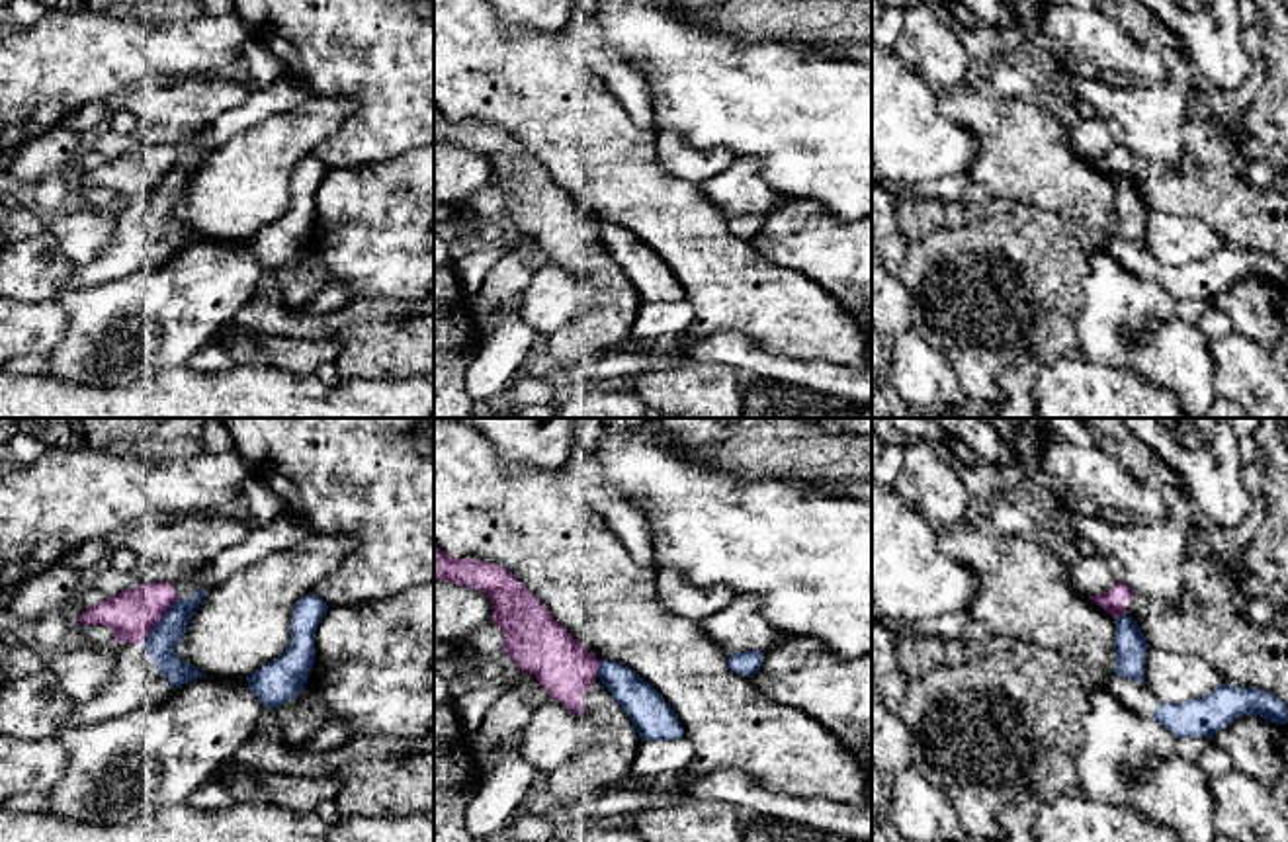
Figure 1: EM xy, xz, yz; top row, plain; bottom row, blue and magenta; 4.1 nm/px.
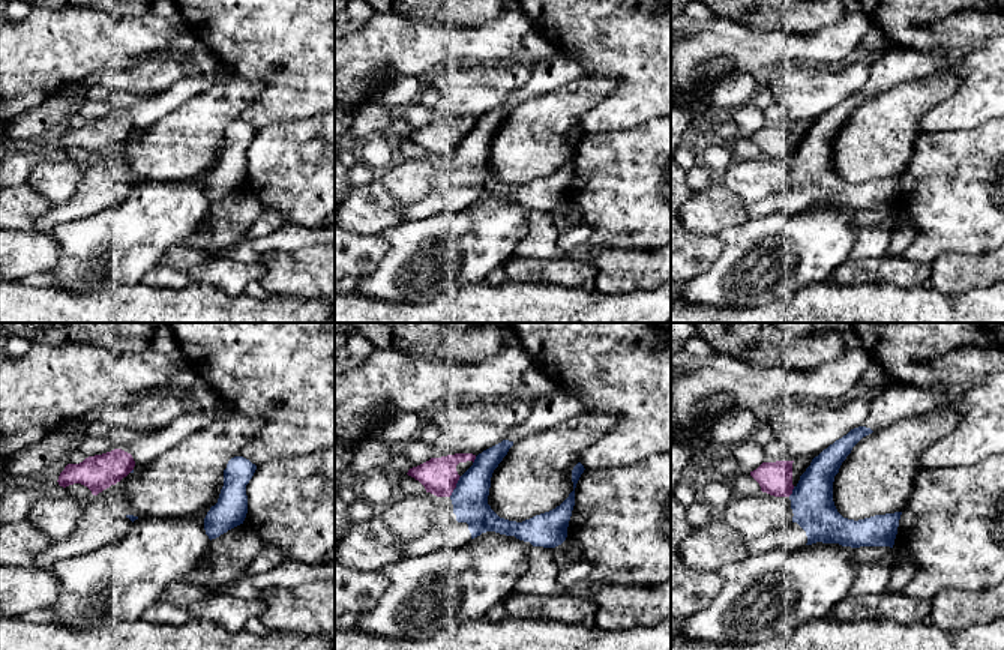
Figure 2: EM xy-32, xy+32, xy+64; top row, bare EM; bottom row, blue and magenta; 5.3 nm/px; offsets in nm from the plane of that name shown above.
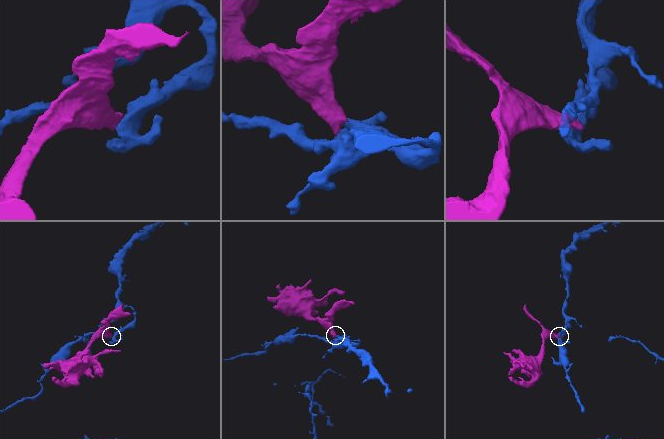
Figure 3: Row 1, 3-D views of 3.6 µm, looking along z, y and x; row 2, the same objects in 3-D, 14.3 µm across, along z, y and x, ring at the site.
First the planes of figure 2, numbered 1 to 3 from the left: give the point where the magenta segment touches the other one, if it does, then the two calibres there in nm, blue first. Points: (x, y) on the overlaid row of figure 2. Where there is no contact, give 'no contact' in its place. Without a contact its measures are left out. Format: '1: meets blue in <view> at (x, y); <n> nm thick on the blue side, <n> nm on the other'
1: no contact
2: meets blue in xy+32 at (456, 487); 190 nm thick on the blue side, 200 nm on the other
3: meets blue in xy+64 at (793, 491); 220 nm thick on the blue side, 180 nm on the other

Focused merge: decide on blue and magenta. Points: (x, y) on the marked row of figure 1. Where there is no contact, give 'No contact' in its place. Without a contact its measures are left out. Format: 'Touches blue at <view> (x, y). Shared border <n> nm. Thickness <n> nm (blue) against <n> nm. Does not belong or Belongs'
Touches blue at xy (159, 622). Shared border 240 nm. Thickness 130 nm (blue) against 200 nm. Does not belong

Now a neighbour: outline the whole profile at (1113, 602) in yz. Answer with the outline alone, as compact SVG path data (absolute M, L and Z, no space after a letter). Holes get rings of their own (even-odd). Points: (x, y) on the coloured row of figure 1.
M1192 549L1184 561L1184 594L1179 604L1138 596L1120 580L1104 594L1091 596L1114 619L1130 615L1149 647L1206 660L1233 688L1257 688L1274 694L1288 707L1288 633L1284 627L1253 625L1237 594L1231 563L1214 549Z

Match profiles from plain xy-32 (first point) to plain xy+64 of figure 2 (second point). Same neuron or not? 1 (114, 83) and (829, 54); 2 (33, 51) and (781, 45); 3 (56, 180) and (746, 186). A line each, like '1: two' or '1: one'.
1: two
2: one
3: one

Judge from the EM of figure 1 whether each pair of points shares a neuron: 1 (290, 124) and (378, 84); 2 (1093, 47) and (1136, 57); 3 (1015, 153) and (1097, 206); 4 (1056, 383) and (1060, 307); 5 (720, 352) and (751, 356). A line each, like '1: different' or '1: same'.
1: different
2: same
3: same
4: different
5: same

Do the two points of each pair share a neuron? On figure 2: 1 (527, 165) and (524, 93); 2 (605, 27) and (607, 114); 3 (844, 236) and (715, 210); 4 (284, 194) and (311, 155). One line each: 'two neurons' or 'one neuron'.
1: two neurons
2: one neuron
3: two neurons
4: two neurons

